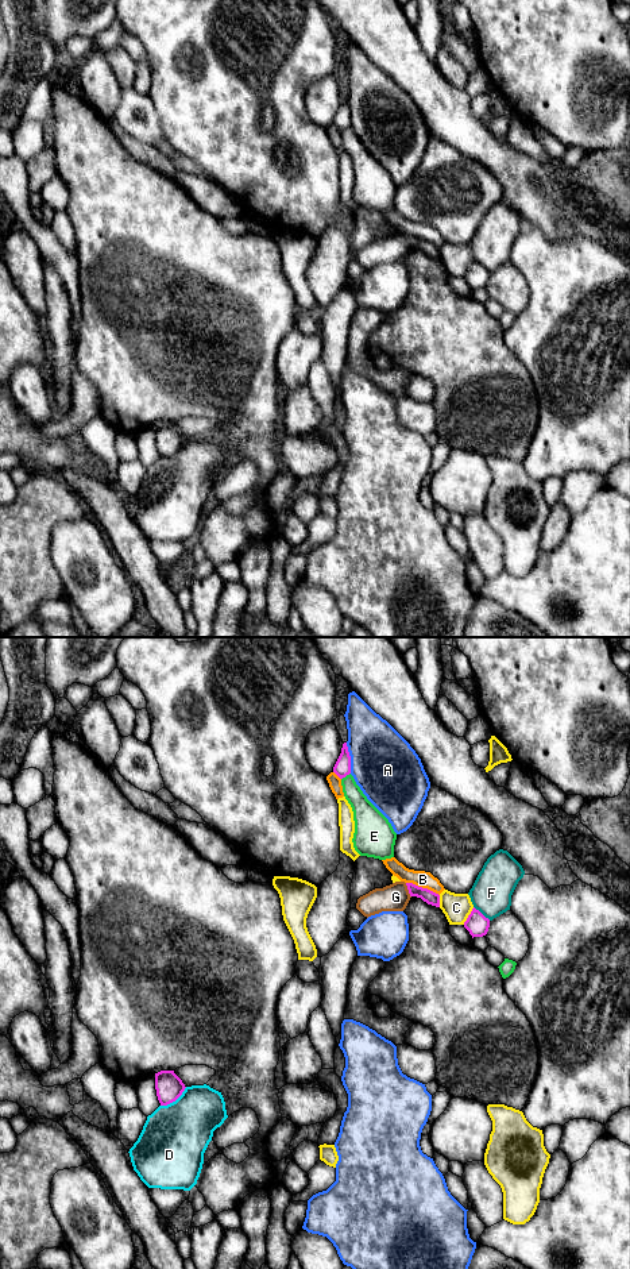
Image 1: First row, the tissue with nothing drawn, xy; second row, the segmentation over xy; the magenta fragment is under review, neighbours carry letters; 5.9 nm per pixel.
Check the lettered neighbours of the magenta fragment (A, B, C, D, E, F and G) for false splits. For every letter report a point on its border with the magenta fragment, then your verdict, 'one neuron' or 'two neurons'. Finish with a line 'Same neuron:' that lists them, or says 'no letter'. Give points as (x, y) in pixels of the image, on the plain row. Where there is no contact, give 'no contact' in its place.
A: contact xy (350, 110); two neurons
B: contact xy (421, 239); two neurons
C: contact xy (468, 267); two neurons
D: contact xy (174, 452); two neurons
E: contact xy (346, 127); two neurons
F: contact xy (480, 265); two neurons
G: contact xy (408, 240); one neuron
Same neuron: G

